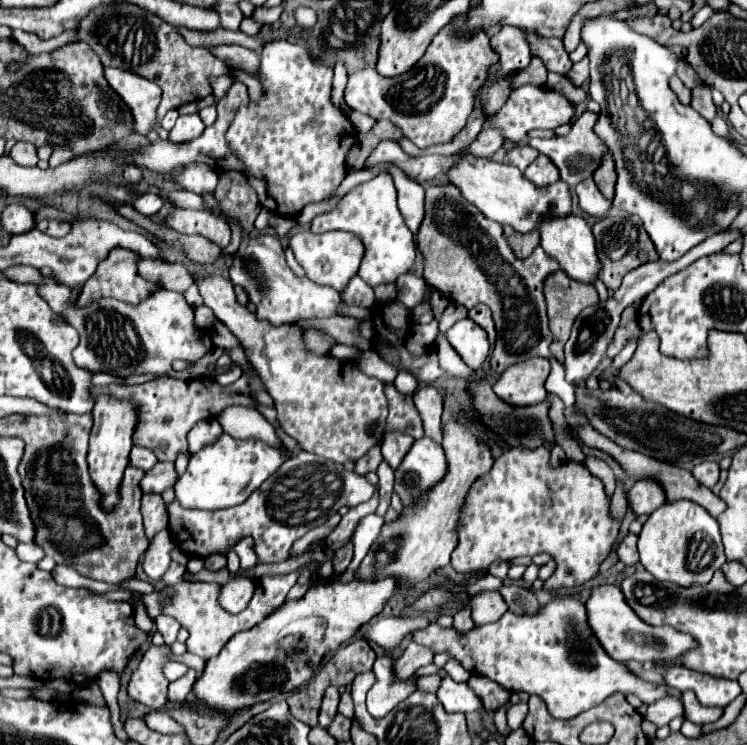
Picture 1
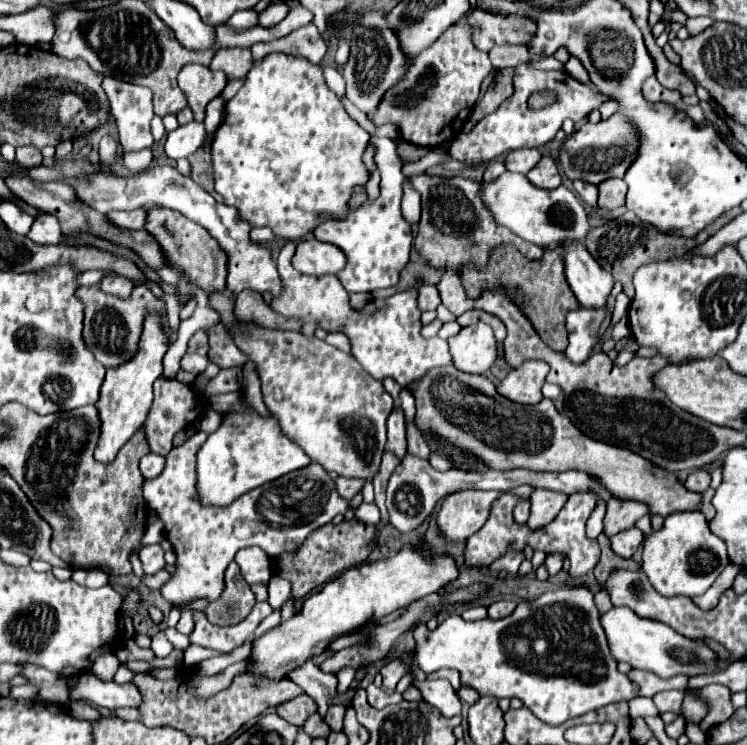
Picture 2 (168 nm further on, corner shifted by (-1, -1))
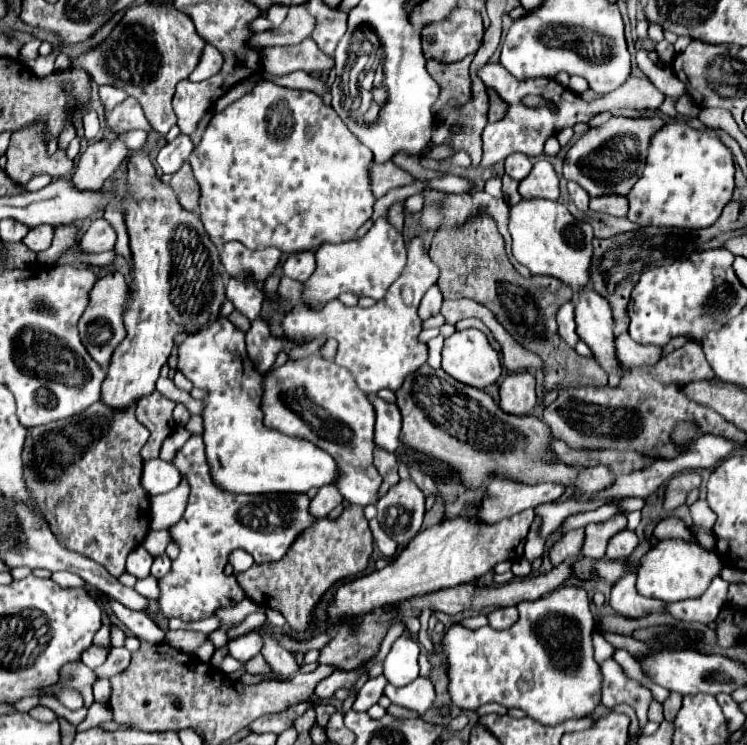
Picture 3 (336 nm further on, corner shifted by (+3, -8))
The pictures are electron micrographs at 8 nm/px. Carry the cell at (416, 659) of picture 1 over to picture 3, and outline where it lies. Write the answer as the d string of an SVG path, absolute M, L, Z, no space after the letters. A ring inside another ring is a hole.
M385 676L369 678L369 680L365 682L365 686L359 690L357 700L355 700L355 704L353 704L353 710L355 710L355 712L367 712L373 704L377 704L377 700L379 700L381 690L385 688L385 684L387 684Z

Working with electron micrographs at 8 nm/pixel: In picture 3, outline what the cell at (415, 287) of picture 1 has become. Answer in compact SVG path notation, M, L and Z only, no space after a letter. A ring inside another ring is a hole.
M431 286L431 288L427 290L427 294L423 296L423 300L421 300L421 306L419 306L419 316L421 316L421 320L427 320L427 318L439 314L441 304L443 304L441 290L439 290L437 286Z

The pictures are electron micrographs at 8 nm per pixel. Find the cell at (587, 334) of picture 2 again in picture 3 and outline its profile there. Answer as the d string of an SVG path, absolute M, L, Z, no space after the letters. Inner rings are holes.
M573 302L563 304L557 310L557 324L559 324L559 336L569 344L575 346L577 344L577 332L575 332L575 320L573 320Z

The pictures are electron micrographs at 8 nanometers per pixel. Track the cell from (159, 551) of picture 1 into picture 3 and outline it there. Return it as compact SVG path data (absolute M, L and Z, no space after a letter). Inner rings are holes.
M139 546L127 556L127 572L133 574L135 578L147 578L151 564L153 564L153 556L143 546Z

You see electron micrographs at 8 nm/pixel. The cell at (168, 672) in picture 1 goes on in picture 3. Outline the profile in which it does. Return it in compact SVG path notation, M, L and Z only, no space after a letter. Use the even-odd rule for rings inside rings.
M97 680L93 684L93 696L95 696L95 702L105 704L109 698L109 680Z

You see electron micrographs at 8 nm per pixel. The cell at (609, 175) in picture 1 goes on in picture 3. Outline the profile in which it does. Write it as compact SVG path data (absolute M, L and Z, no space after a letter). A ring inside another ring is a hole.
M607 194L607 196L601 196L601 198L591 198L589 208L591 208L591 210L595 210L595 212L611 214L611 216L627 216L629 202L627 202L627 198L625 198L625 196Z

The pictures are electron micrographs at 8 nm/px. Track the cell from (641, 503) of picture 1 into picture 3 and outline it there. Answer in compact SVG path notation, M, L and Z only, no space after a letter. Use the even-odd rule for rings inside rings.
M617 514L617 518L611 518L609 522L599 522L599 524L587 524L585 526L585 540L581 548L581 556L587 558L603 558L605 548L611 536L621 532L627 526L627 518L623 514Z

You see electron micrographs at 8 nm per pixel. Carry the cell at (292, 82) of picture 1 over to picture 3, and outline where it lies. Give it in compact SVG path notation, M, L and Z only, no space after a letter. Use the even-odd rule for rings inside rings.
M259 82L249 94L245 94L241 100L233 102L231 106L227 106L225 110L213 114L213 118L209 120L205 134L201 138L201 142L193 148L191 156L189 156L189 164L193 170L193 176L199 184L201 190L201 198L199 198L199 214L201 214L201 222L205 226L205 230L209 232L209 236L213 238L215 246L221 248L225 242L237 240L243 246L251 248L251 250L259 250L259 248L269 248L275 246L285 254L293 254L293 252L301 252L301 250L317 250L321 244L331 242L331 244L341 244L347 240L353 240L355 232L371 218L373 214L373 204L375 204L375 196L371 192L371 180L369 180L369 168L371 168L371 160L373 156L369 154L367 146L361 146L361 142L357 142L357 138L353 138L353 134L349 134L347 126L341 122L341 118L337 118L337 112L331 106L325 106L323 100L315 94L315 92L307 92L307 90L291 90L291 88L283 88L277 86L273 82Z

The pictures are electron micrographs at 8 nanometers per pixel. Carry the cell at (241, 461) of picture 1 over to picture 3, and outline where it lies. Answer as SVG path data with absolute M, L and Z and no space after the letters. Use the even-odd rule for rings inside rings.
M227 318L213 326L189 334L179 346L177 370L207 392L203 398L203 440L207 462L215 484L233 494L307 494L311 488L335 484L339 468L335 460L303 438L283 436L263 426L261 394L263 374L259 374L245 350L245 334Z

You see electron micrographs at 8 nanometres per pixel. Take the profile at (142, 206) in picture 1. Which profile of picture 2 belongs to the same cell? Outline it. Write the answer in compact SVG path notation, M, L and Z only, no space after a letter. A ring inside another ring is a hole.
M137 207L133 211L113 211L113 213L107 213L107 217L117 227L143 229L145 227L145 219L147 219L147 209L145 207Z

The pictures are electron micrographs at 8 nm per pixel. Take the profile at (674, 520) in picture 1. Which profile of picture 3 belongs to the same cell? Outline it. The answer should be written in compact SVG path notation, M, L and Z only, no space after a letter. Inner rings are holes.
M661 540L639 560L637 570L637 592L647 598L657 598L663 602L677 602L693 598L705 592L705 586L721 572L721 560L715 552L703 550L695 544L683 540Z

